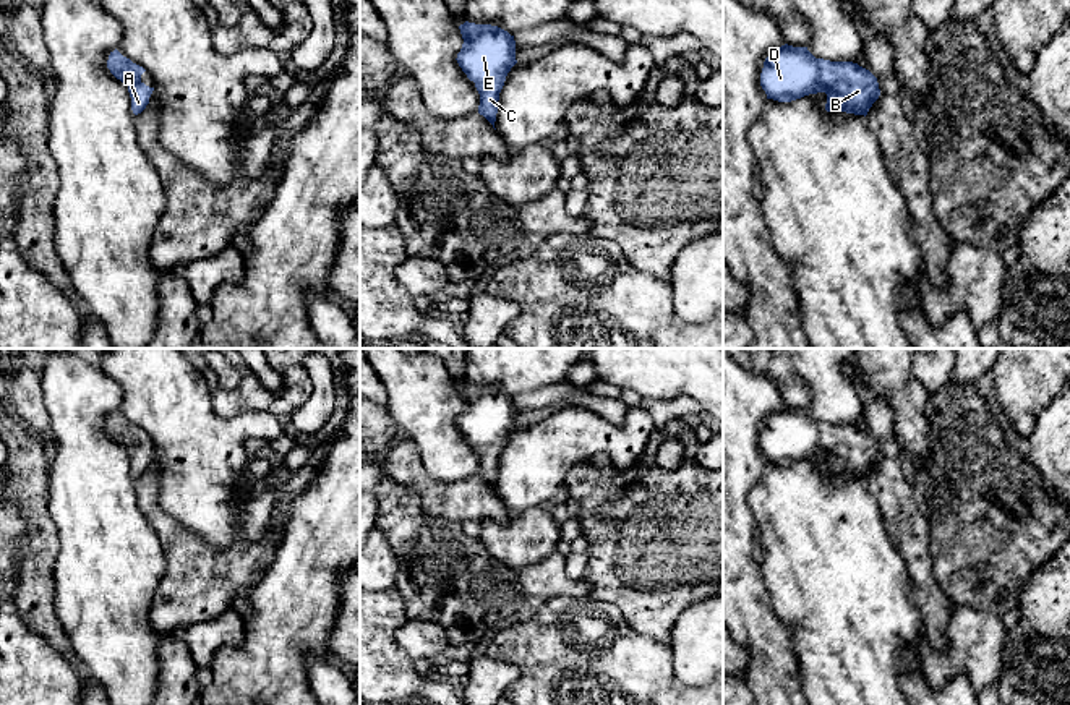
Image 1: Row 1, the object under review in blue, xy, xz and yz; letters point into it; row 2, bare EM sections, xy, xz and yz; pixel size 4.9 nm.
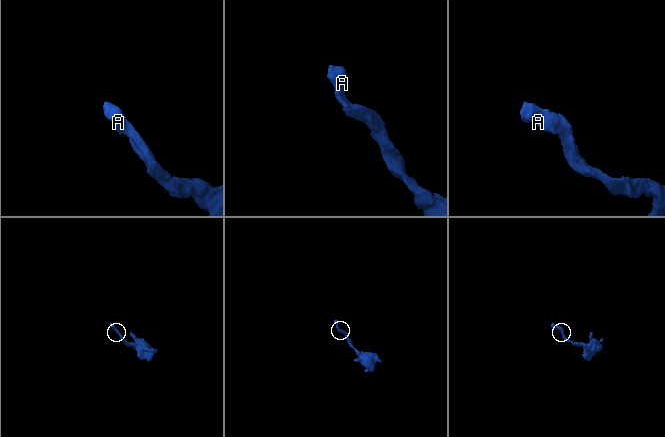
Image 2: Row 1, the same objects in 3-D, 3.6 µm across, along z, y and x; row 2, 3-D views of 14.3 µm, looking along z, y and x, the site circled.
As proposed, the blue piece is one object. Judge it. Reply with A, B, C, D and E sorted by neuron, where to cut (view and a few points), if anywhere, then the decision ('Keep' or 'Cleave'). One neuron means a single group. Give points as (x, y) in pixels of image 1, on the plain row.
Groups: A B C D E. No split. Keep

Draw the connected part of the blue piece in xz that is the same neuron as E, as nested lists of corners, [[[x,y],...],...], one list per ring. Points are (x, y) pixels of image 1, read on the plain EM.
[[[469,384],[459,392],[464,407],[456,423],[480,457],[478,476],[494,491],[499,455],[517,426],[514,399],[498,389]]]

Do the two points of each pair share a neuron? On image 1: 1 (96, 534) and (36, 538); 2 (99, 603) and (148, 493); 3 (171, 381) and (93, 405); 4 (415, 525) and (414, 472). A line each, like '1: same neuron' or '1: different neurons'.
1: different neurons
2: different neurons
3: different neurons
4: different neurons

